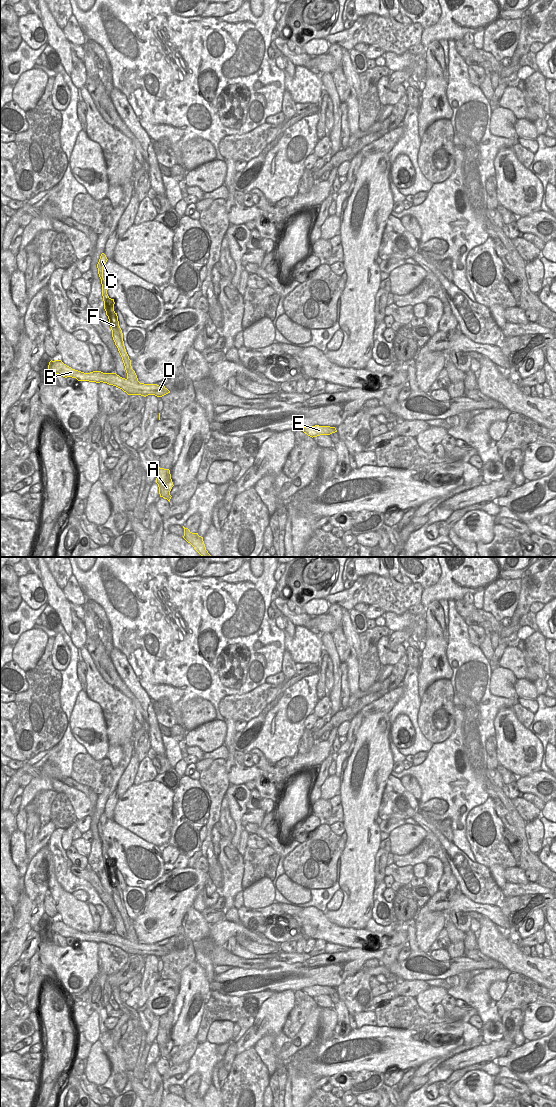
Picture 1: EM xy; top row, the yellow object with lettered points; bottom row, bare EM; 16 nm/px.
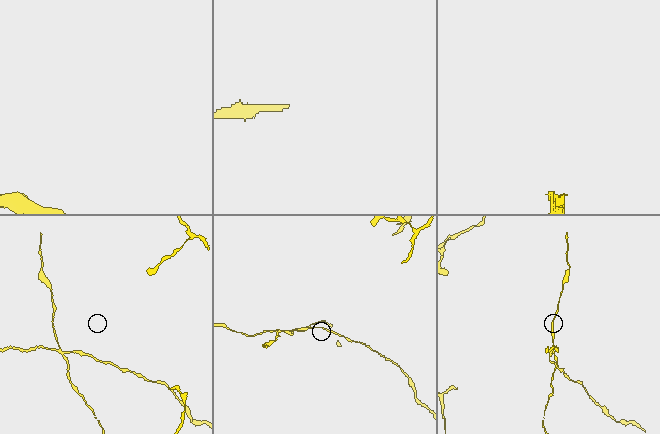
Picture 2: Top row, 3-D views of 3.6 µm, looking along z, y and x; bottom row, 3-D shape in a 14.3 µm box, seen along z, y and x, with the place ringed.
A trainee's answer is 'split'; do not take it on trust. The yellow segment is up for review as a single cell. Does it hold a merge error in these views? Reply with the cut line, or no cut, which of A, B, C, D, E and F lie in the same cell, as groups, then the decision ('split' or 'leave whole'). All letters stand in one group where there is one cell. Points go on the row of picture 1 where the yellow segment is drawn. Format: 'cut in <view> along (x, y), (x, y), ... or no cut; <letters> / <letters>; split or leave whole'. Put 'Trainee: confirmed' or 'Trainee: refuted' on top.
Trainee: confirmed
cut in xy along (127, 378), (134, 383), (139, 382); A C F / B D E; split

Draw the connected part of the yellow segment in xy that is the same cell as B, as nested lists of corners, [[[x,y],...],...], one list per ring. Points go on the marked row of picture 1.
[[[61,360],[50,361],[48,365],[49,374],[59,374],[65,378],[72,377],[78,381],[89,381],[96,383],[107,383],[109,385],[116,386],[126,392],[128,395],[155,395],[162,397],[170,391],[164,385],[157,384],[134,384],[128,379],[122,378],[116,373],[103,373],[101,371],[93,371],[90,373],[84,373],[64,364]]]

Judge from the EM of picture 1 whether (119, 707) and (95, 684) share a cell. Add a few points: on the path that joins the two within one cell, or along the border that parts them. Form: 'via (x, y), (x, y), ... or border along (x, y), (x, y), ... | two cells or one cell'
via (114, 702), (101, 690) | one cell

